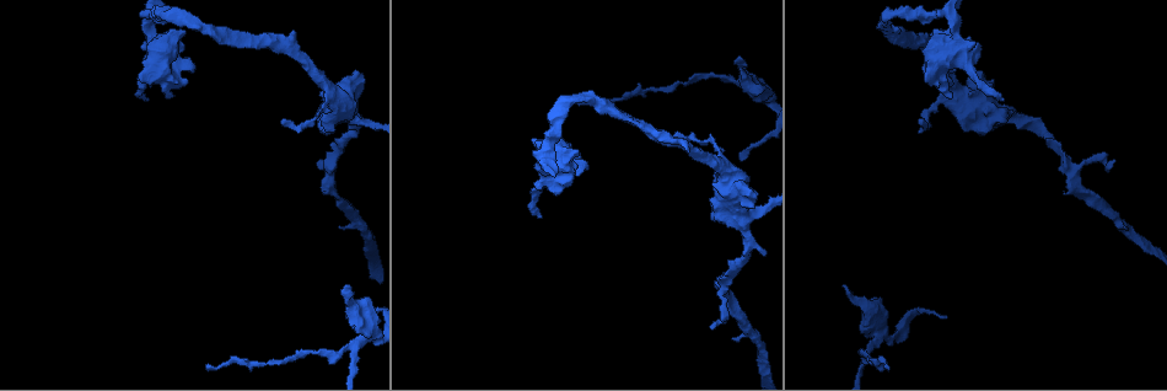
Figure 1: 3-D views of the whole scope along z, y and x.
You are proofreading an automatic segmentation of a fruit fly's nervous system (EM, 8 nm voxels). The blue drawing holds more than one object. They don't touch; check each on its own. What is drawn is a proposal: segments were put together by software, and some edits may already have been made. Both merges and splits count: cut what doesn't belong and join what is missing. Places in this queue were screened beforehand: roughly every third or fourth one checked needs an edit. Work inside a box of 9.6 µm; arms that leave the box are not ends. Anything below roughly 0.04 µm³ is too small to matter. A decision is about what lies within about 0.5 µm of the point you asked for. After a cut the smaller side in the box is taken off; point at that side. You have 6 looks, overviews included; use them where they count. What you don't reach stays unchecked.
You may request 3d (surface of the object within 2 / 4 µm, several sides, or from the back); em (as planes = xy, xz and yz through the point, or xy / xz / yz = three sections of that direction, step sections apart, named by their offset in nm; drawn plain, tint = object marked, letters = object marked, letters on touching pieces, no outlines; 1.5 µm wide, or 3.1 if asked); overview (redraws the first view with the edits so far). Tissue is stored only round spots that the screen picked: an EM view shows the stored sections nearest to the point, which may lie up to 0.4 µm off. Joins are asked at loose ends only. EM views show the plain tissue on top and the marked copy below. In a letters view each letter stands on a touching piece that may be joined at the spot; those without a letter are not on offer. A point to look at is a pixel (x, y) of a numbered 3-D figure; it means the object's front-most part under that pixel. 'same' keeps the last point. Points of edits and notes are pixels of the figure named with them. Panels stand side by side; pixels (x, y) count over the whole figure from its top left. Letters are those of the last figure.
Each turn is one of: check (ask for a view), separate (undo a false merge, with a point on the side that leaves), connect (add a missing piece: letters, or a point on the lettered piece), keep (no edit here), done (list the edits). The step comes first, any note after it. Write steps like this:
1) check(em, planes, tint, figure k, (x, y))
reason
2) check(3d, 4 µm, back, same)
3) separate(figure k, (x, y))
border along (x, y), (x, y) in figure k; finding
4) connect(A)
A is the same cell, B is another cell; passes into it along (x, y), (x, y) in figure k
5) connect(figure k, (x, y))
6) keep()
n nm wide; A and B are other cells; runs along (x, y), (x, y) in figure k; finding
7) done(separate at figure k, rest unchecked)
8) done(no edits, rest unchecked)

check(3d, 4 µm, figure 1, (735, 207))

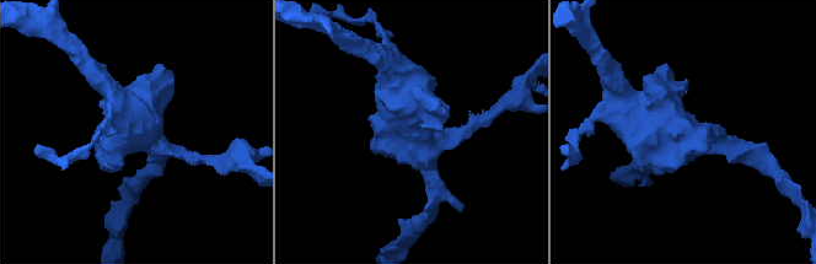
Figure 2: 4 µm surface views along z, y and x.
check(em, xz, step 4, letters, figure 2, (687, 132))
shape alone is not enough

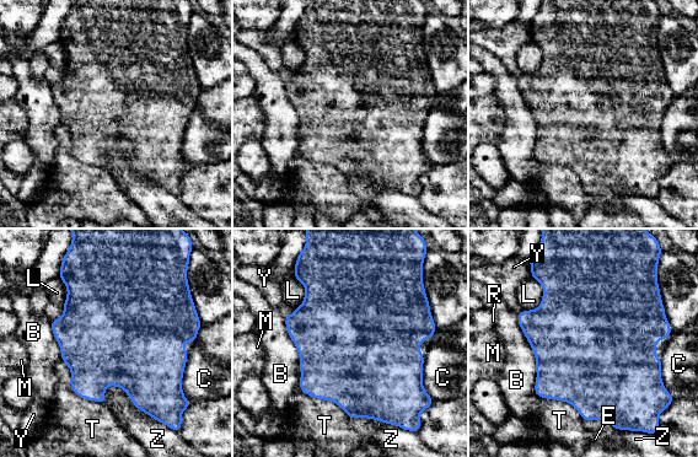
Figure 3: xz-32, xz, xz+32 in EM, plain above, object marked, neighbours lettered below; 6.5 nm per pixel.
keep()
B touches over 550 nm; B, C, E, L, M, R, T, Y and Z are other cells; border along (105, 387), (121, 387), (154, 419) in figure 3; one cell here

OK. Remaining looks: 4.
check(em, yz, step 4, tint, figure 1, (711, 328))

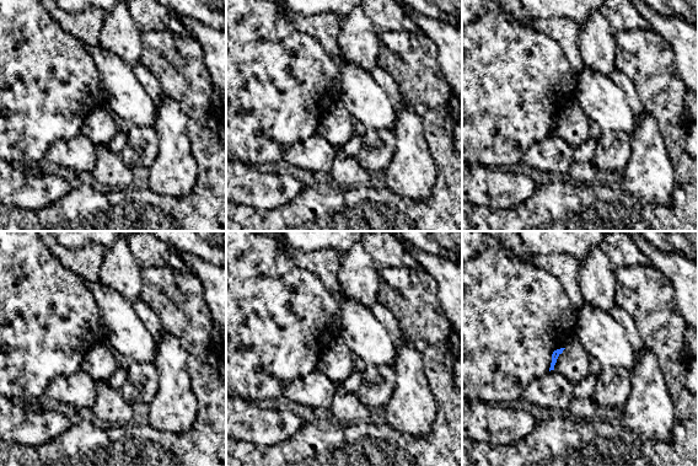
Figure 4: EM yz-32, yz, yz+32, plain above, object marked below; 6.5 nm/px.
check(em, xz, step 8, letters, same)

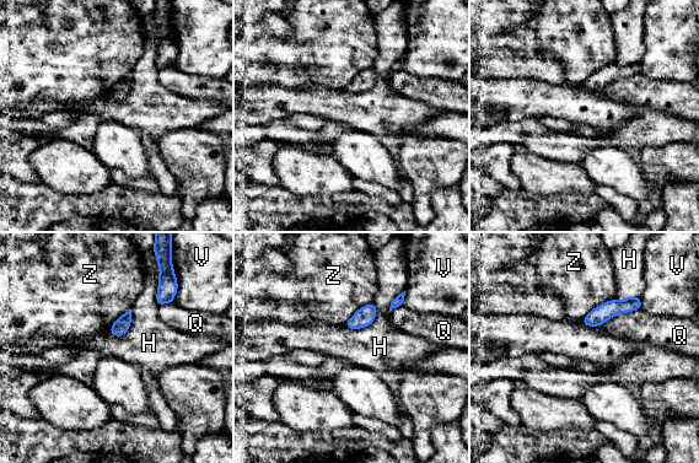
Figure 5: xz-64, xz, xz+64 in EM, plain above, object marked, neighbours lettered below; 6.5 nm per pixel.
keep()
H, Q, V and Z are other cells; border along (374, 302), (371, 323), (344, 326) in figure 5; none of them fits

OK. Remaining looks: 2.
check(em, planes, letters, figure 1, (740, 161))
long arm stops here

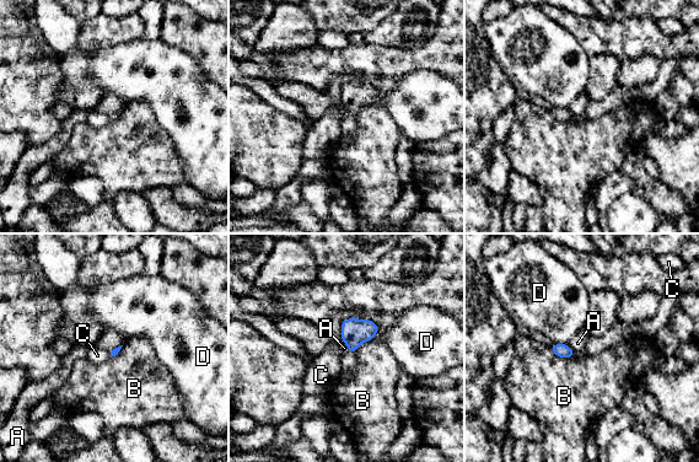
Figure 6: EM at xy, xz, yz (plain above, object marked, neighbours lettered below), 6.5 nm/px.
keep()
A, B, C and D are other cells; none of them fits

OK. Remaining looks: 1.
done(no edits, rest unchecked)

